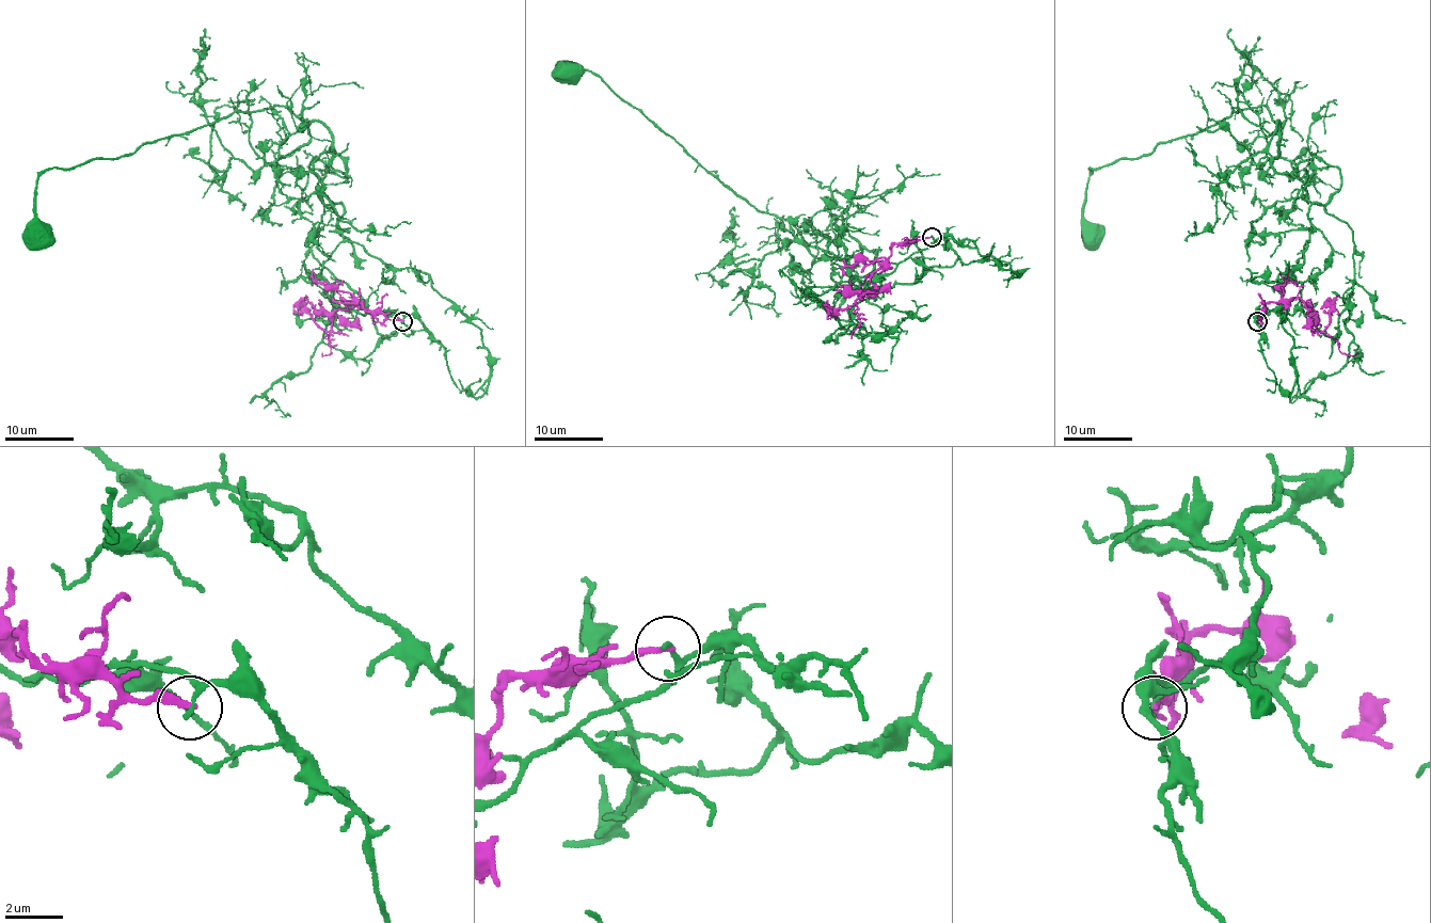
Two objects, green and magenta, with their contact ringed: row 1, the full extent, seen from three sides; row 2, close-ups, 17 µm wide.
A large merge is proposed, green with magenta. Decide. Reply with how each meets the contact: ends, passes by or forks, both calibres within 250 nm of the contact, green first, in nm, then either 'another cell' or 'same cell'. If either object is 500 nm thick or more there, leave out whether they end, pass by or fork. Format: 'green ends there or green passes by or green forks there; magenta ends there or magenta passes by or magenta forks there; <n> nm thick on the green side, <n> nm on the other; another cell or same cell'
green passes by; magenta ends there; 120 nm thick on the green side, 240 nm on the other; another cell

